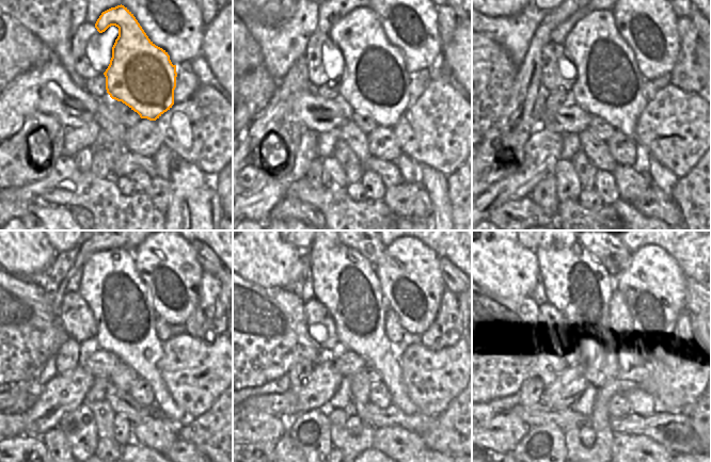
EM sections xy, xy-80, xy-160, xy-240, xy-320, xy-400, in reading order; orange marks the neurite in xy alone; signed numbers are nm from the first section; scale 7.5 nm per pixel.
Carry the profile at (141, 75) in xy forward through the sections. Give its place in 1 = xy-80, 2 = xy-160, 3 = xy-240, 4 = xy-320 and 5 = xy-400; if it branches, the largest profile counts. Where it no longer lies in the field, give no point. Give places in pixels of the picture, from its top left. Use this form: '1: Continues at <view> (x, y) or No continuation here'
1: Continues at xy-80 (374, 81)
2: Continues at xy-160 (607, 84)
3: Continues at xy-240 (111, 286)
4: Continues at xy-320 (346, 283)
5: Continues at xy-400 (575, 283)

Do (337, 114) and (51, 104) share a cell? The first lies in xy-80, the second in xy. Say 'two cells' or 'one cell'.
one cell

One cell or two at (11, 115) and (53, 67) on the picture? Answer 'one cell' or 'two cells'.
one cell

